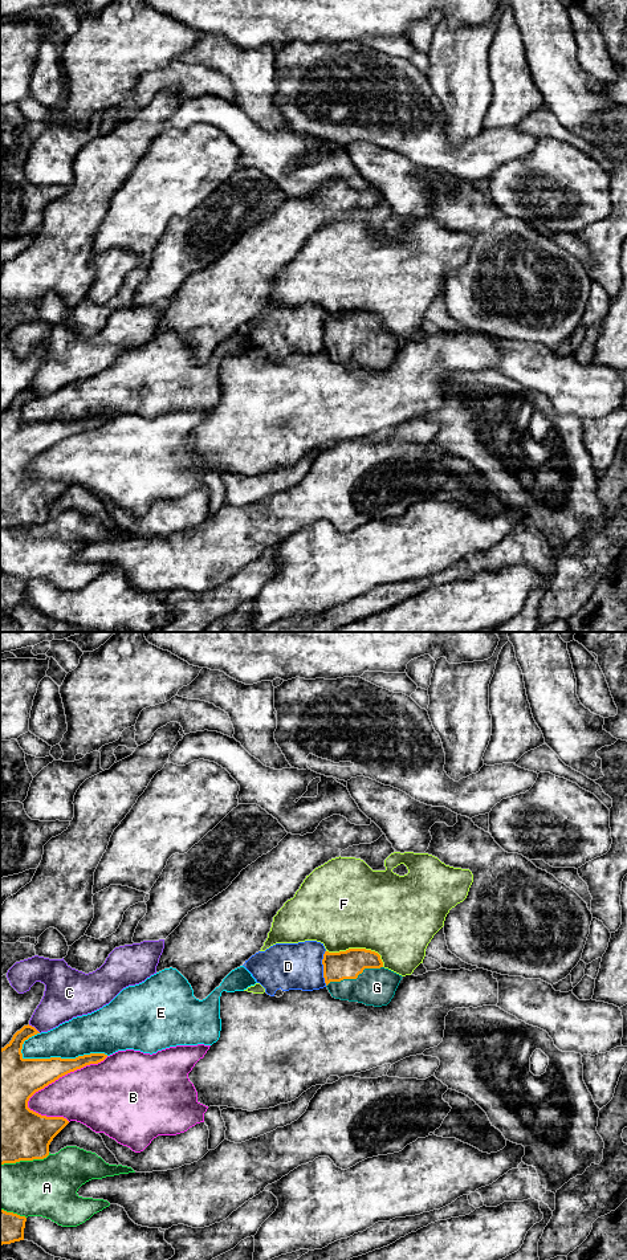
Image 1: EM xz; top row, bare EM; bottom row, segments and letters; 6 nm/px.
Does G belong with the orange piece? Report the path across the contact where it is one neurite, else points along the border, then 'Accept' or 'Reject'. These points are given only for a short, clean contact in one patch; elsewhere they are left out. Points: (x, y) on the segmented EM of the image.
Path across: xz (345, 965), (345, 969), (354, 978), (362, 978), (377, 987). Accept

